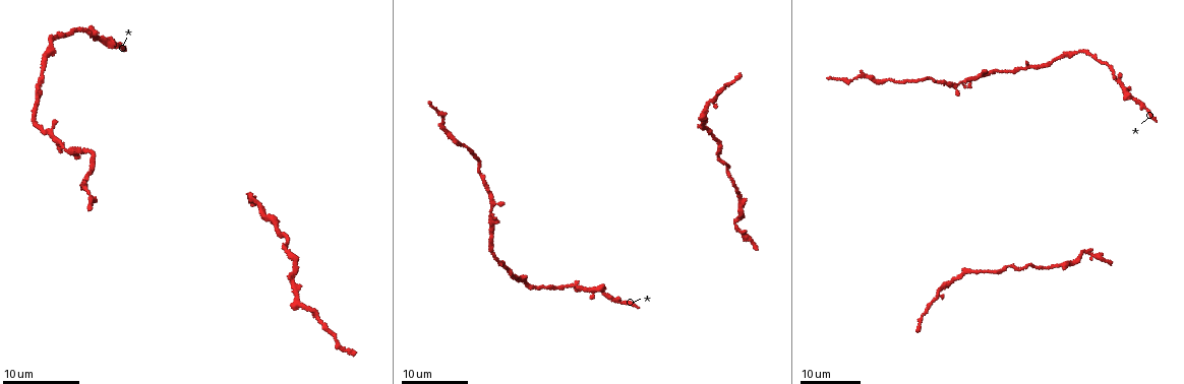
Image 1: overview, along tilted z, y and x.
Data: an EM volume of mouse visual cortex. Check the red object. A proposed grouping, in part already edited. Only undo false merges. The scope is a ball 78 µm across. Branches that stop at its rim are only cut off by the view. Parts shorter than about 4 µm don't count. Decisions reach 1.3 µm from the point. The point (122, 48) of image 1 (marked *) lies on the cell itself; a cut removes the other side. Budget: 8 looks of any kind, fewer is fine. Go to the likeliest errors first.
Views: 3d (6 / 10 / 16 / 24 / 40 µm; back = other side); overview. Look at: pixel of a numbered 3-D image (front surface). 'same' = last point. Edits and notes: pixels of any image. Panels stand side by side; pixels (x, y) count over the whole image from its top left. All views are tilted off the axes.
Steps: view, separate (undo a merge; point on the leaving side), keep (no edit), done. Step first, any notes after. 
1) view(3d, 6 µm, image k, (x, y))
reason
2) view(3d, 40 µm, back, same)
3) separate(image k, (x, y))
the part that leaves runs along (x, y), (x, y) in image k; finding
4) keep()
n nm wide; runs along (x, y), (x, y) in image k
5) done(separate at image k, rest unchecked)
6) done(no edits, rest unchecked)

view(3d, 24 µm, image 1, (708, 102))
three-way junction

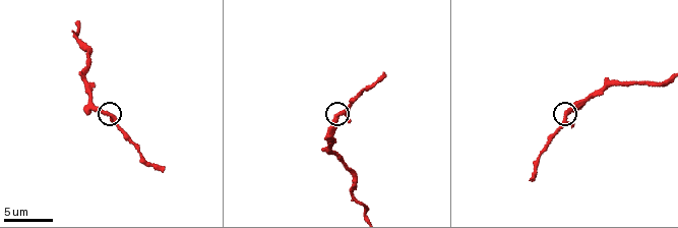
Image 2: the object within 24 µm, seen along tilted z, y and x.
view(3d, 10 µm, image 2, (566, 116))
closer look

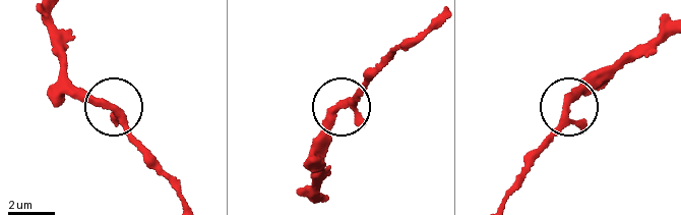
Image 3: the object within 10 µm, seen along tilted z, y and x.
keep()
3 arms; all the same cell

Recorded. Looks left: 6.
view(3d, 24 µm, image 1, (437, 111))
thick turns thin

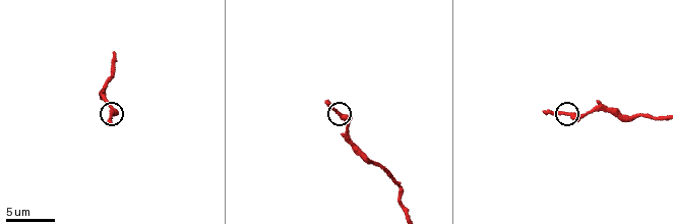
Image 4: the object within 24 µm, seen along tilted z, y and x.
view(3d, 10 µm, image 4, (569, 115))

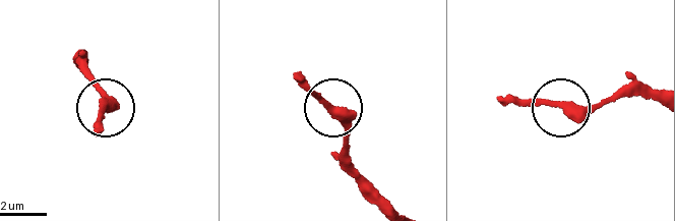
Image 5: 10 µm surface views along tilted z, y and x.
keep()
330 nm wide; runs along (658, 102), (635, 94), (578, 108), (503, 98) in image 5; one cell here

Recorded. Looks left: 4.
view(3d, 16 µm, image 2, (78, 38))
calibre changes

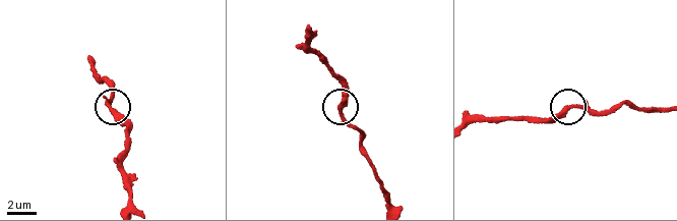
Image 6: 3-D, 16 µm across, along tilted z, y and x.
keep()
runs along (664, 110), (621, 105), (602, 110), (575, 106), (539, 119) in image 6; one cell here

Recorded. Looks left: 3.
view(3d, 24 µm, image 1, (1118, 84))

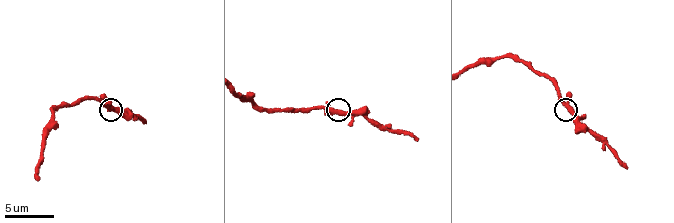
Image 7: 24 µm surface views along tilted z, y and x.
view(3d, 10 µm, image 7, (570, 107))
zoom in

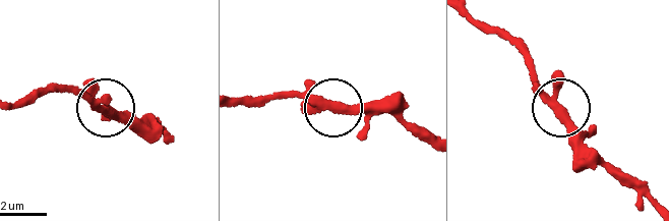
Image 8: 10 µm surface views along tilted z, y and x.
keep()
3 arms; runs along (424, 137), (391, 115), (349, 114), (317, 97), (279, 92) in image 8; continuous, no second cell

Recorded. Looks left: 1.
done(no edits, rest unchecked)

